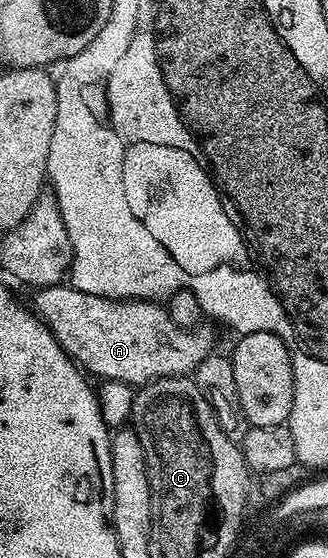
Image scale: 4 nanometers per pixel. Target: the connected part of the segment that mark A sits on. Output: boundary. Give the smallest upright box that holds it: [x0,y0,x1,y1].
[34,283,212,387]

